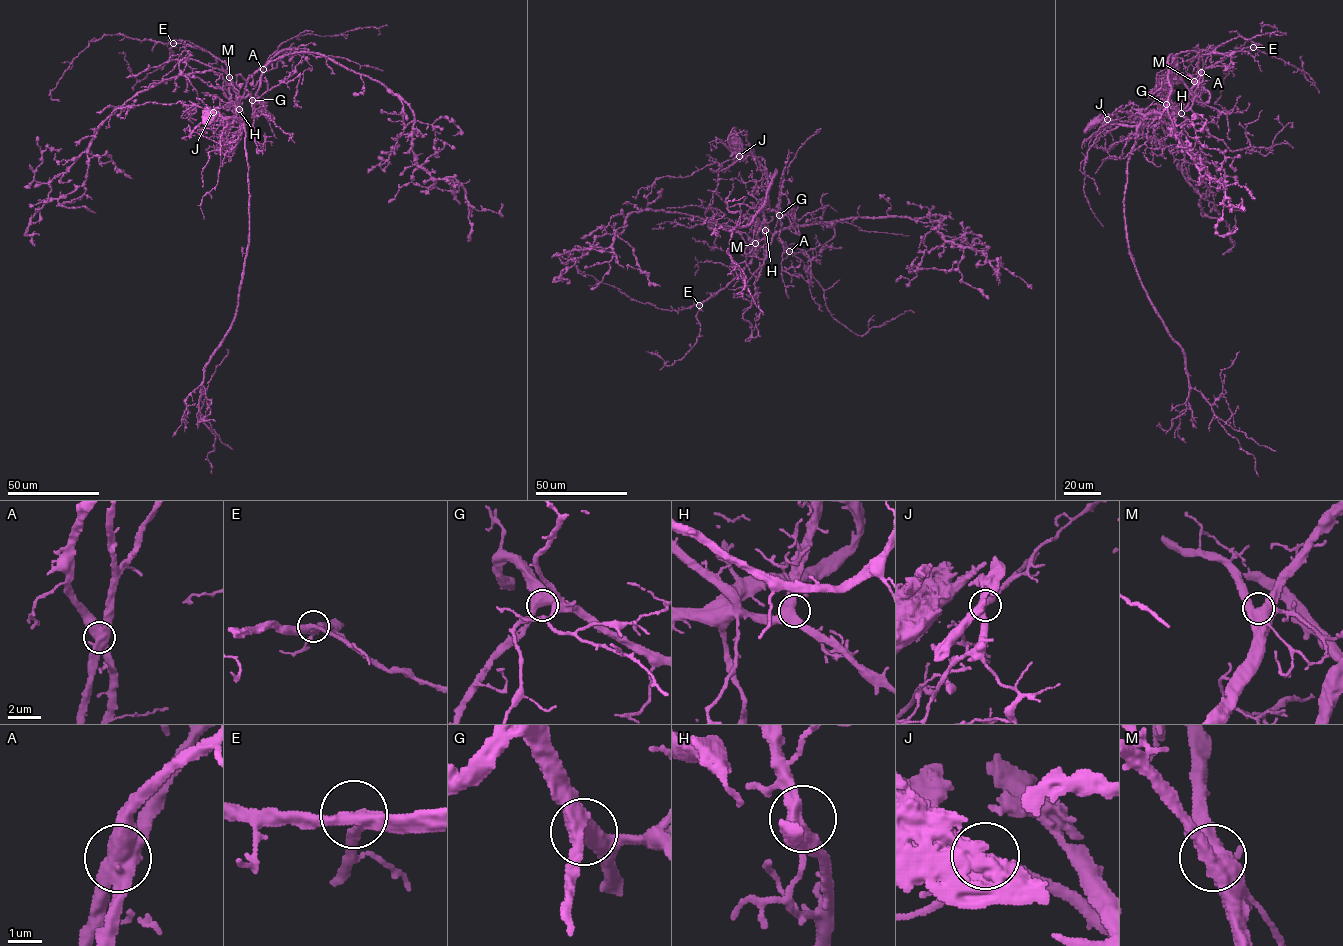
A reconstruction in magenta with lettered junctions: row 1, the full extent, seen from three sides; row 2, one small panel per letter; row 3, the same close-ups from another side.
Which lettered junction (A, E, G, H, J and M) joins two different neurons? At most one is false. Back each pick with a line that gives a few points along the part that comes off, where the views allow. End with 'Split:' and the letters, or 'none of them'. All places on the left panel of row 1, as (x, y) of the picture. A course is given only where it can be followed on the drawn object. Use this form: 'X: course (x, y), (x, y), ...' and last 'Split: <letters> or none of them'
A: course (263, 69), (271, 58), (284, 51), (275, 68), (270, 63), (264, 65)
Split: A

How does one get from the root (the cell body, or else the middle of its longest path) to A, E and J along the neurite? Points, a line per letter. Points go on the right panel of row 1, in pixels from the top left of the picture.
A: (1094, 123), (1136, 125), (1153, 113), (1173, 113), (1162, 99), (1186, 111), (1201, 72)
E: (1094, 123), (1136, 125), (1153, 113), (1179, 114), (1204, 69), (1253, 47)
J: (1094, 123), (1107, 119)

